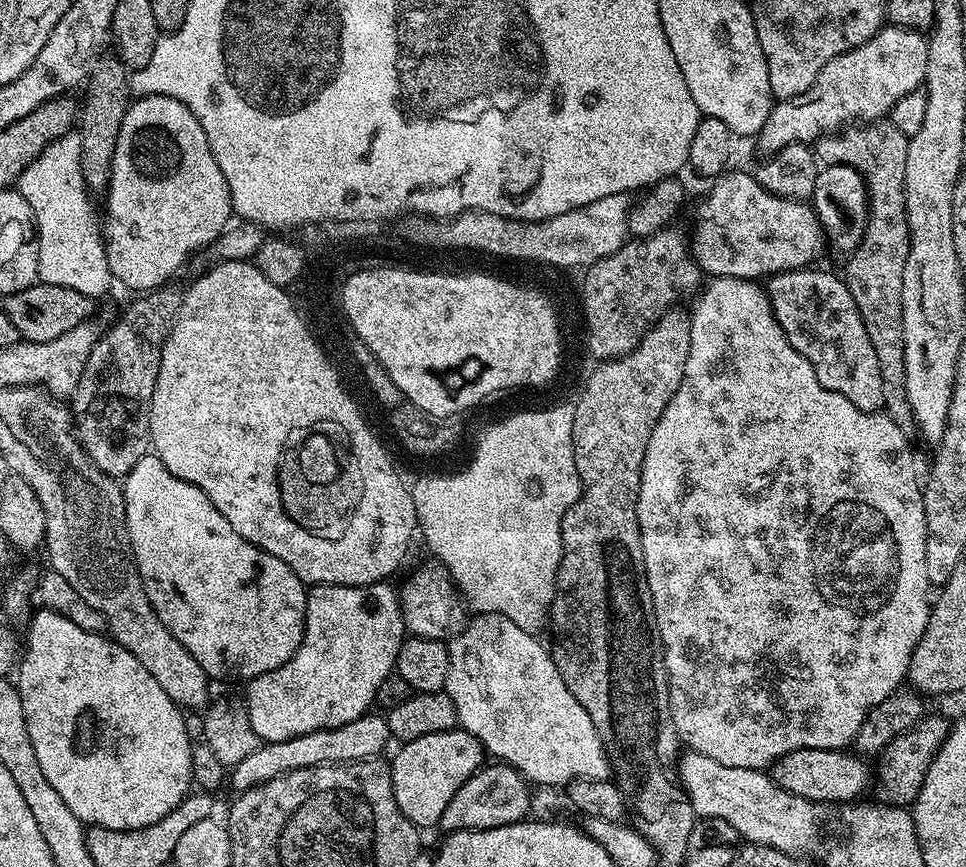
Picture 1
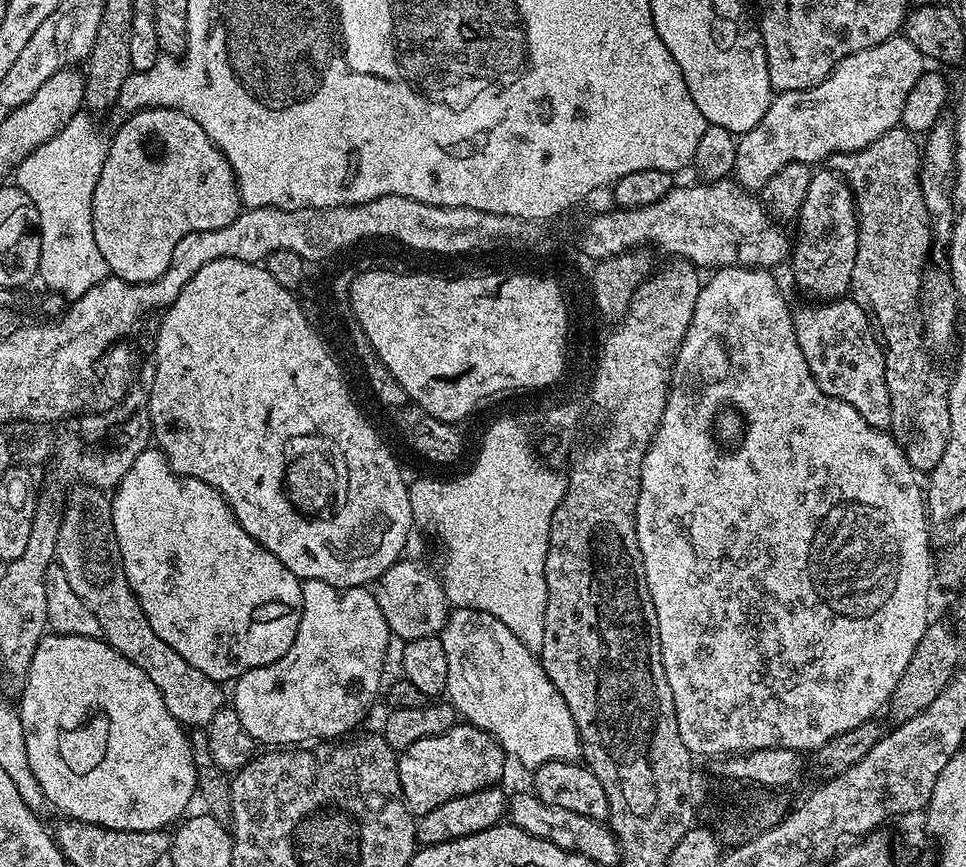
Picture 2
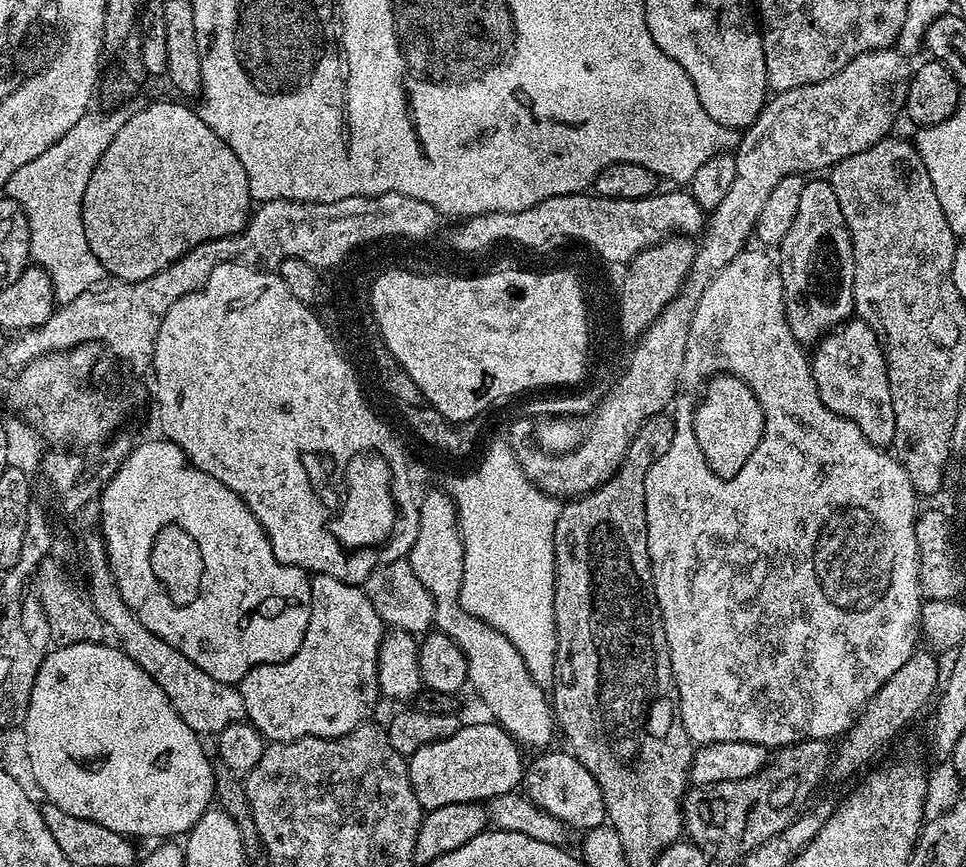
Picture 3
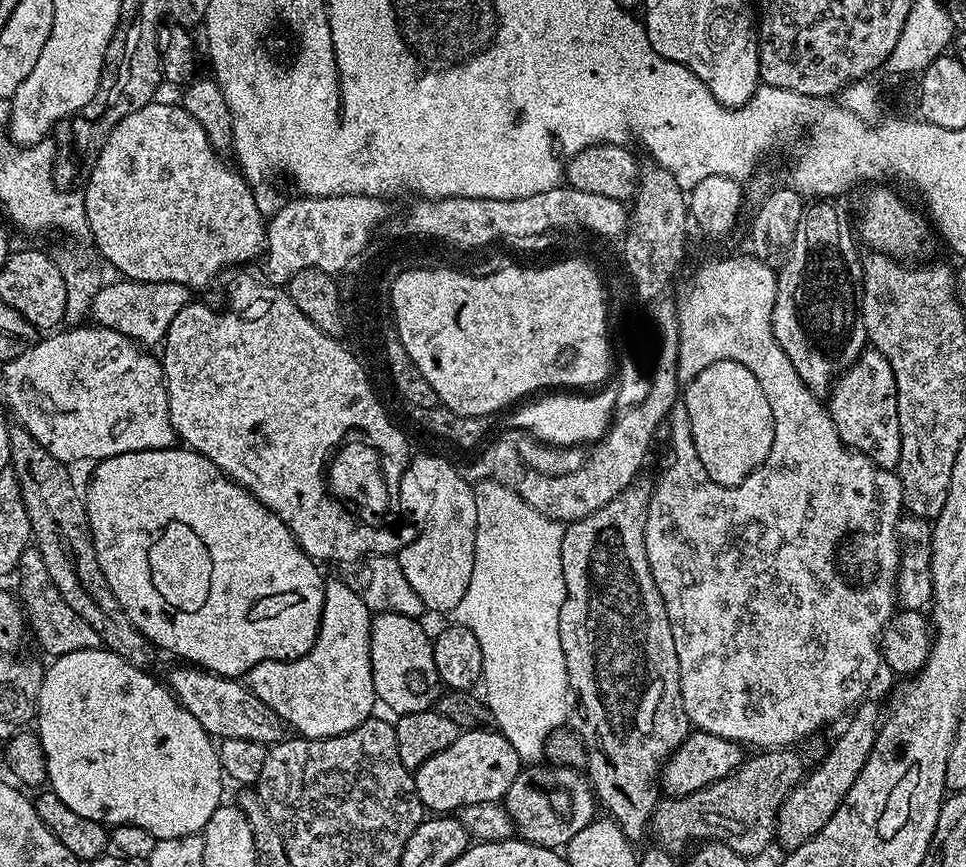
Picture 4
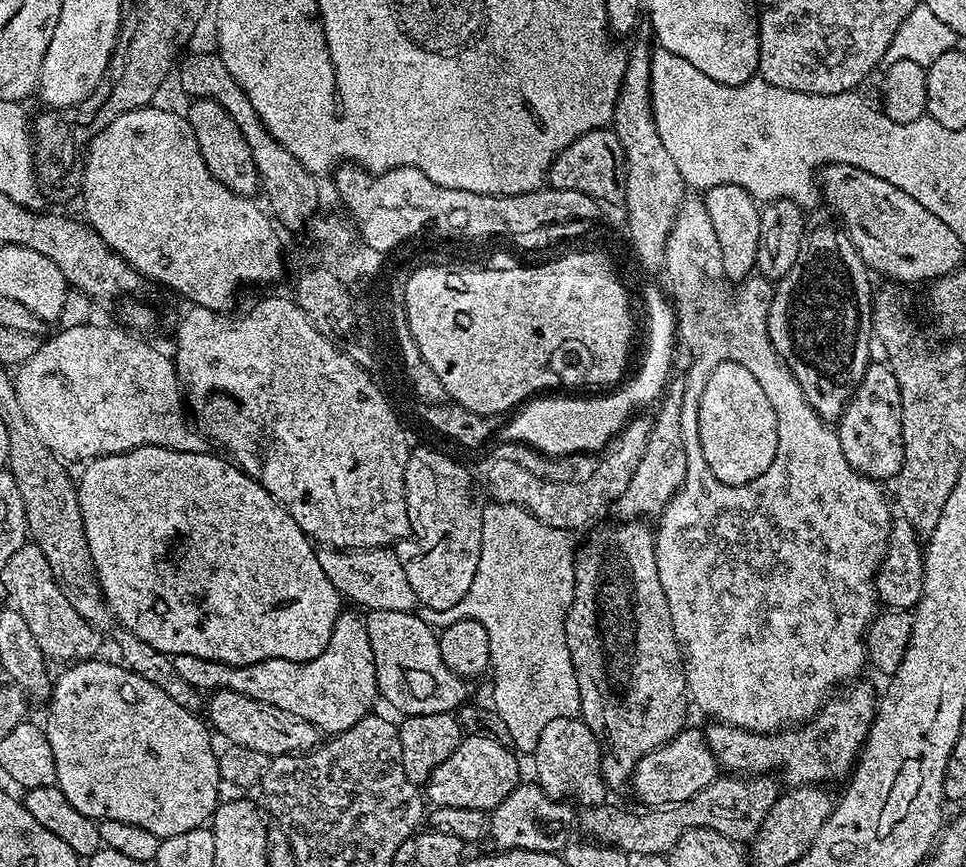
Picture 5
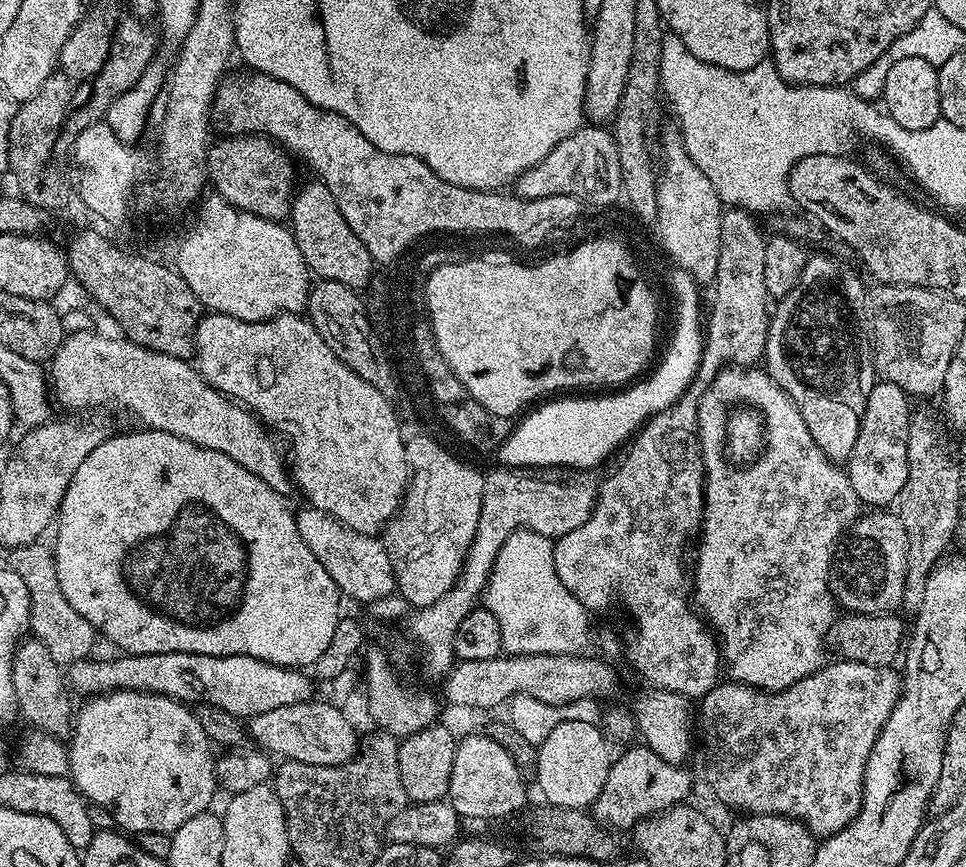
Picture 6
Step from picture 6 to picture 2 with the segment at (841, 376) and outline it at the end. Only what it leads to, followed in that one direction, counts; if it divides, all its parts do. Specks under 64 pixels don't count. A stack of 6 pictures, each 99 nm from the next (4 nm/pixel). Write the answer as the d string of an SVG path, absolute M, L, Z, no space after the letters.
M824 170L813 171L810 190L806 190L806 202L802 202L798 217L800 241L795 241L790 265L797 286L809 292L812 295L809 297L827 302L849 295L860 227L856 225L856 203L852 201L852 192L847 184L835 171L820 171Z

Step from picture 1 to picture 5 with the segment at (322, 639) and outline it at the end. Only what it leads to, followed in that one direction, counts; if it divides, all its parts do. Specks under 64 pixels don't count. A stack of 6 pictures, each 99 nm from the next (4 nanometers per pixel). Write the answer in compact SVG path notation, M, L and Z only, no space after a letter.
M341 611L336 620L334 630L330 634L330 642L322 654L313 660L263 660L253 664L223 664L206 658L193 656L175 657L176 669L190 686L199 688L201 693L211 694L218 691L237 692L258 702L266 702L270 706L278 706L278 710L286 710L298 718L313 724L324 734L335 734L350 730L362 717L373 711L372 703L377 703L376 675L374 674L374 650L370 650L370 634L366 634L364 616L359 611Z

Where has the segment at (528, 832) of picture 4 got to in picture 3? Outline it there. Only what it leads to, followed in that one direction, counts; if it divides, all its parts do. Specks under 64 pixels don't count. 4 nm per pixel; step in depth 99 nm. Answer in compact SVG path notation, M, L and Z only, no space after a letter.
M571 751L548 752L540 756L522 772L522 788L529 800L534 801L542 811L549 812L561 825L589 830L603 825L606 820L604 794L594 774L578 762Z

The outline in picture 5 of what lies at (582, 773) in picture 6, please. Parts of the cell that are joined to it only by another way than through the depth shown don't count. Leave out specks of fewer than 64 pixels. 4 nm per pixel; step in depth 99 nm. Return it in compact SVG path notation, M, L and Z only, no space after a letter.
M563 716L548 722L539 735L532 759L536 782L552 800L570 801L584 808L607 801L608 787L602 774L600 744L583 719Z

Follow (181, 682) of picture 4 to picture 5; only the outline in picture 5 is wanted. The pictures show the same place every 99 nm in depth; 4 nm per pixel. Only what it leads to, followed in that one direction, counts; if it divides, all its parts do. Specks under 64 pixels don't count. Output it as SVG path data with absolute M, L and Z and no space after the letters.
M221 690L211 693L206 700L206 720L214 729L215 735L217 737L225 736L228 744L259 750L269 758L311 752L322 740L320 729L315 728L310 722L306 722L286 710L278 710L278 706L258 702L254 698L237 692Z

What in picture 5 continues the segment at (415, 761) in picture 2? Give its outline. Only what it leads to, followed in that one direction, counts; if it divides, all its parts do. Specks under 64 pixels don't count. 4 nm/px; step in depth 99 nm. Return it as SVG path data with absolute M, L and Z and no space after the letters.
M469 735L461 740L458 750L438 766L426 785L426 800L437 808L469 808L488 812L499 806L502 798L521 783L517 753L511 747L491 740L489 736Z

